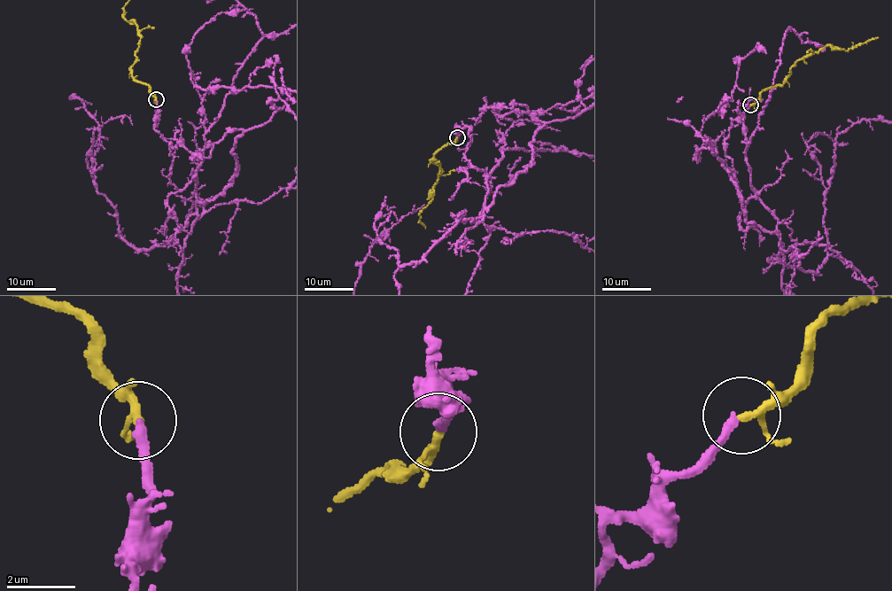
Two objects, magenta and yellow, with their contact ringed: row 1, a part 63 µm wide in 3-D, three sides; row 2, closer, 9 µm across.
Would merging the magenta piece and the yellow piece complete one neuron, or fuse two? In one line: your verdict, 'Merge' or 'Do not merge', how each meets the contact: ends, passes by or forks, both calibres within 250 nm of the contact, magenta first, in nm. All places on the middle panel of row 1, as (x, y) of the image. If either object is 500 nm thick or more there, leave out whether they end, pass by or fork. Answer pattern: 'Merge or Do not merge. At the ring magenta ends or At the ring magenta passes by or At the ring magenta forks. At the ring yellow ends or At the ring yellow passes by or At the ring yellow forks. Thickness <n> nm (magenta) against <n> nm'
Merge. At the ring magenta ends. At the ring yellow passes by. Thickness 280 nm (magenta) against 180 nm

